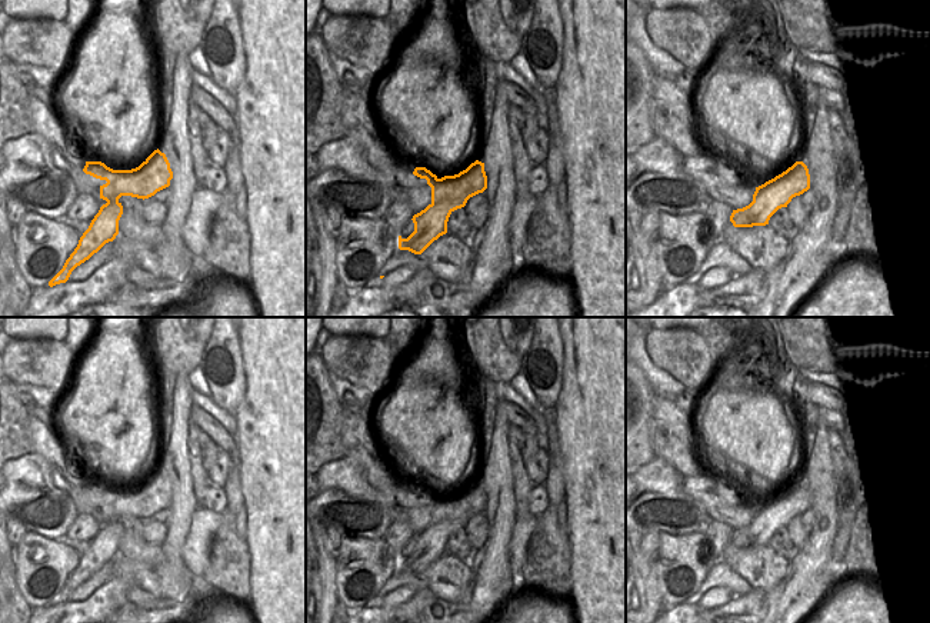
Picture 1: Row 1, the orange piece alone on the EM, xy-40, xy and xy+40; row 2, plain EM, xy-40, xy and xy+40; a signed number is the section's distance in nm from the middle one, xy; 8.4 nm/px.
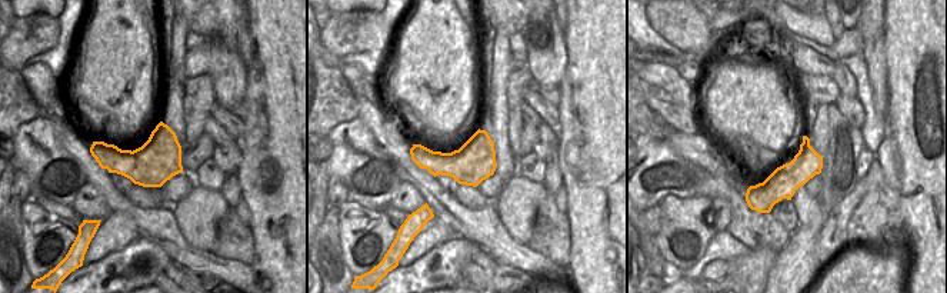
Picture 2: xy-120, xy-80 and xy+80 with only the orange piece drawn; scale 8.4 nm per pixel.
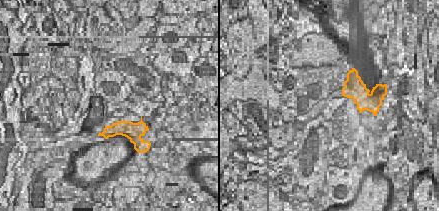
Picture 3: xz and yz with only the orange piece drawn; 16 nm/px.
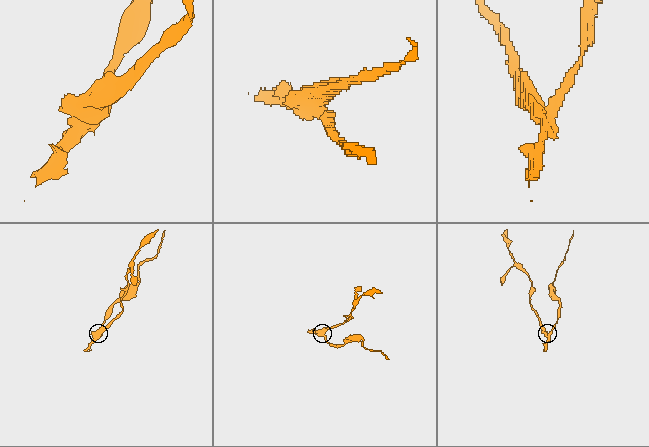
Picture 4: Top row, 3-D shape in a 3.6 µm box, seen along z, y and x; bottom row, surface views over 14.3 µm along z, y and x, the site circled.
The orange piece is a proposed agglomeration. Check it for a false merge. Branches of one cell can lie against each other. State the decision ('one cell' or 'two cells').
two cells

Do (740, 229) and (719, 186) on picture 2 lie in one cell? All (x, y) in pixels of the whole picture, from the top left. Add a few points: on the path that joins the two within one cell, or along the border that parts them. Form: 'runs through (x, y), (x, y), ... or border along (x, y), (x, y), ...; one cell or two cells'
runs through (740, 217), (737, 202), (730, 195); one cell

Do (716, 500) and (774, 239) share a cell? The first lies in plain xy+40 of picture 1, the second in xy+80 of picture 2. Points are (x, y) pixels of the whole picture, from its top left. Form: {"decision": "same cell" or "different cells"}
{"decision": "same cell"}

